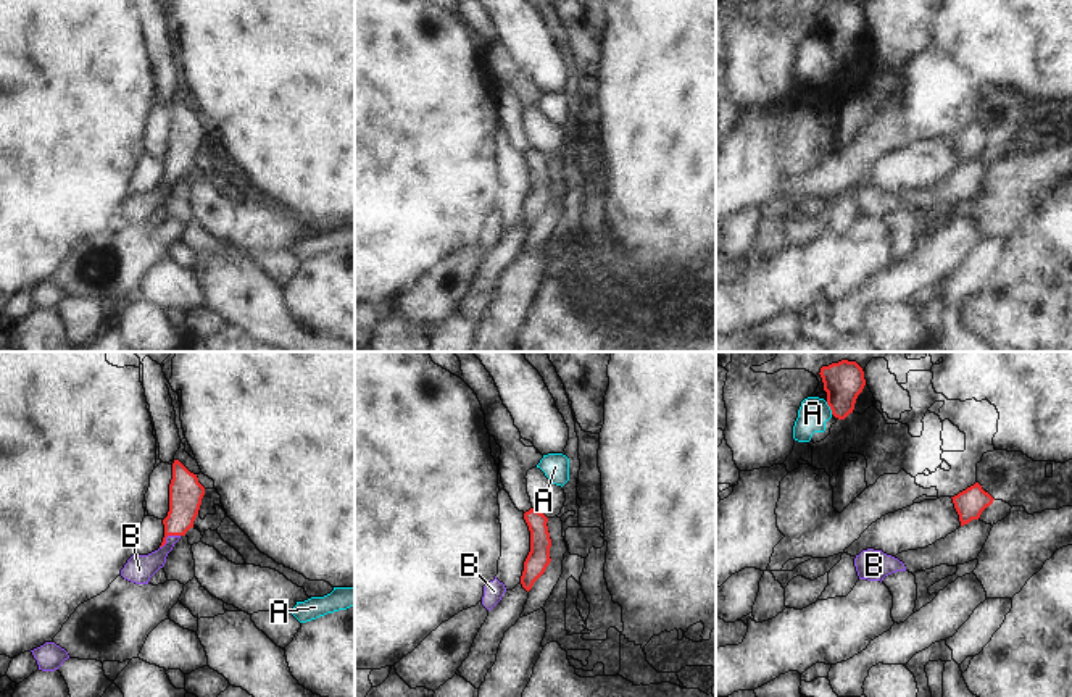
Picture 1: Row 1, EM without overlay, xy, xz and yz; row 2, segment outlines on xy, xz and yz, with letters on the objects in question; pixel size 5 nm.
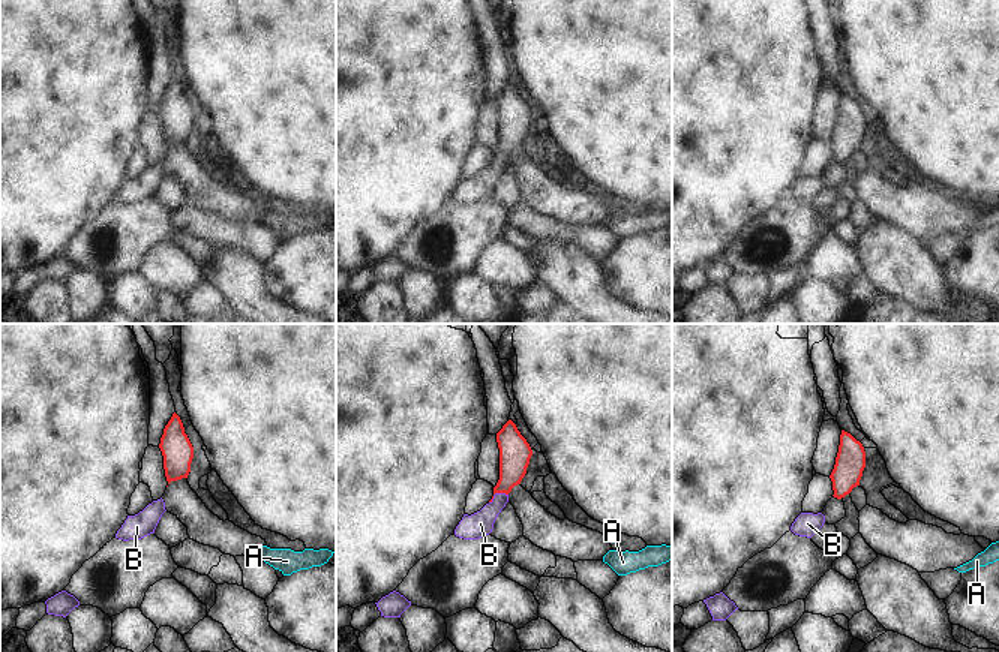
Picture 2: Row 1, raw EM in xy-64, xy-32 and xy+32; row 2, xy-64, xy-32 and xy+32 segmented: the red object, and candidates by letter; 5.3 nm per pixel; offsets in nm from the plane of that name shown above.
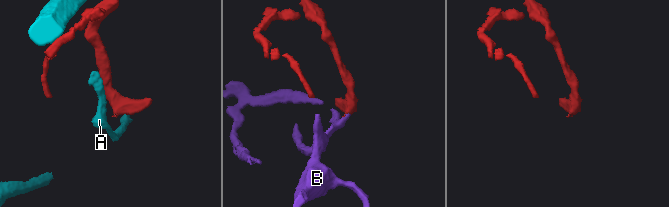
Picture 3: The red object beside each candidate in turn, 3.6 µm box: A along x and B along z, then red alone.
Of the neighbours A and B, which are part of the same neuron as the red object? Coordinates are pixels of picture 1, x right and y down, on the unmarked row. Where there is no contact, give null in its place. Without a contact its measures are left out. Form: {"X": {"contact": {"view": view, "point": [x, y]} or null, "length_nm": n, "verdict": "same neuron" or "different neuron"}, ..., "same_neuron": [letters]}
{"A": {"contact": {"view": "yz", "point": [831, 47]}, "length_nm": 70, "verdict": "different neuron"}, "B": {"contact": {"view": "xy", "point": [168, 173]}, "length_nm": 120, "verdict": "same neuron"}, "same_neuron": ["B"]}

